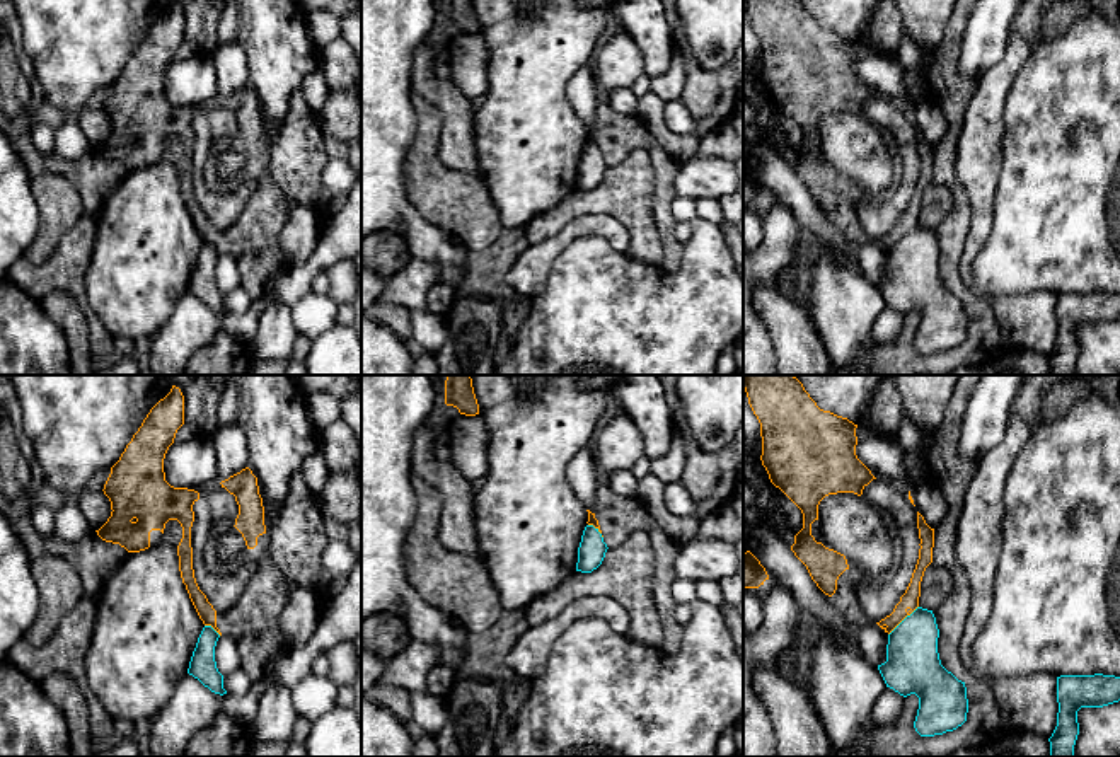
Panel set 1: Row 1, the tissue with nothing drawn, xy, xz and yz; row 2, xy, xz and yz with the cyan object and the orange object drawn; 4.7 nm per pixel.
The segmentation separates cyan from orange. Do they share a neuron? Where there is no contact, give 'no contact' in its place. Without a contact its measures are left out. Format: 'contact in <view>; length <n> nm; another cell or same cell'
contact in yz; length 200 nm; another cell

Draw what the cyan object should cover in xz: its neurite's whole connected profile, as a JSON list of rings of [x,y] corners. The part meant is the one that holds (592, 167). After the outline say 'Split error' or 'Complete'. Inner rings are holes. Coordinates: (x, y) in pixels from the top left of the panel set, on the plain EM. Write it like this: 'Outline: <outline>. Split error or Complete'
Outline: [[[586,143],[578,165],[576,189],[592,191],[593,188],[597,188],[602,182],[607,167],[609,165],[603,160],[598,147]]]. Complete

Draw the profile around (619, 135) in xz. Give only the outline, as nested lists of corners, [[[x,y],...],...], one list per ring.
[[[603,95],[598,99],[595,111],[600,130],[586,128],[586,142],[602,152],[607,165],[617,165],[634,150],[649,153],[655,170],[653,215],[663,247],[660,268],[667,273],[678,271],[684,246],[675,239],[677,222],[672,217],[672,203],[677,198],[675,179],[680,172],[680,162],[656,142],[638,114],[617,113]]]

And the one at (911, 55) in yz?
[[[904,38],[895,51],[898,61],[905,68],[921,70],[926,61],[926,53],[910,38]]]

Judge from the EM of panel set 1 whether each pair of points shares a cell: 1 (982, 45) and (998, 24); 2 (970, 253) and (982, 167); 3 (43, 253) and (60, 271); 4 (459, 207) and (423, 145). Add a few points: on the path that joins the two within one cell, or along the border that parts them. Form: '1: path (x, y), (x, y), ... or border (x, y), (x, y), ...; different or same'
1: path (984, 40), (992, 29); same
2: path (979, 232), (981, 188); same
3: border (72, 225), (45, 261), (31, 263), (24, 258); different
4: path (444, 191), (425, 173), (423, 161); same

